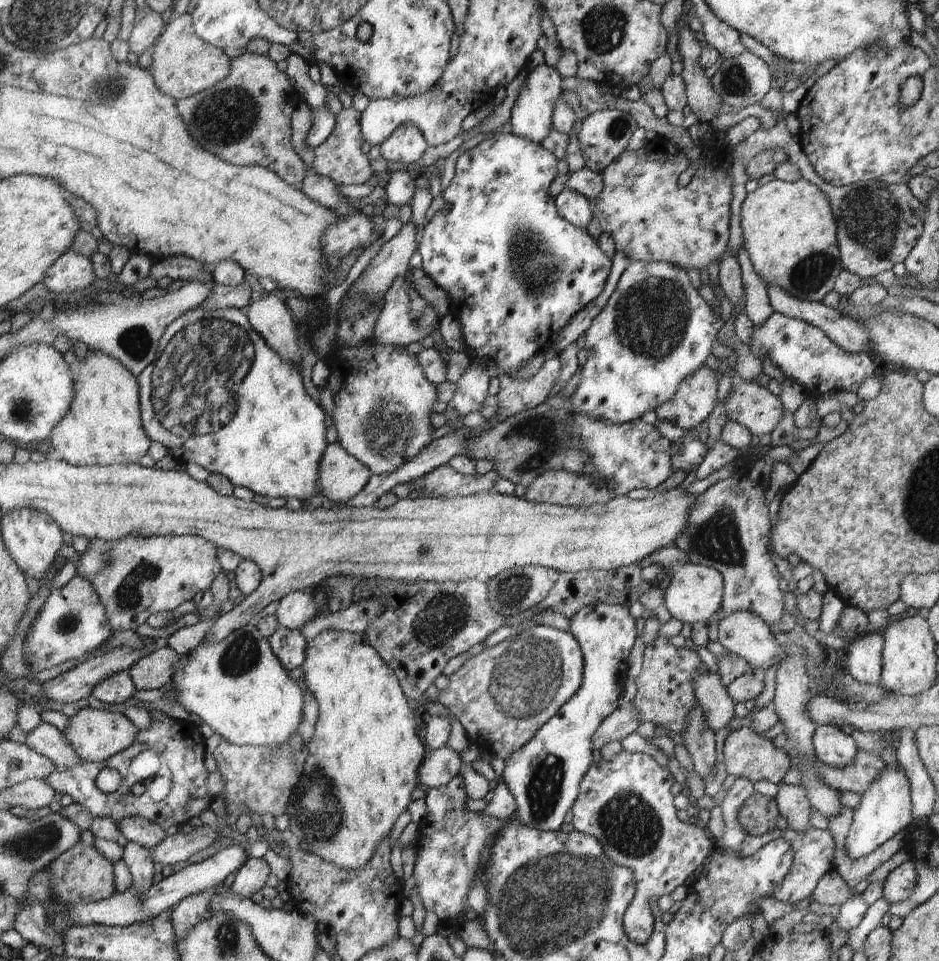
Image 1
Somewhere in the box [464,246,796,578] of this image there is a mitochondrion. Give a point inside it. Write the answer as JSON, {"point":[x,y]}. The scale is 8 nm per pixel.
{"point":[650,319]}

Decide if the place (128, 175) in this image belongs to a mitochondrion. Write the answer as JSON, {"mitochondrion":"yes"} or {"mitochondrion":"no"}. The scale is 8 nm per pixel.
{"mitochondrion":"no"}

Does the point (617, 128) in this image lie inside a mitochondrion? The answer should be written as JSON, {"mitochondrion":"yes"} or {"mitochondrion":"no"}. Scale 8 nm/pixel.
{"mitochondrion":"yes"}

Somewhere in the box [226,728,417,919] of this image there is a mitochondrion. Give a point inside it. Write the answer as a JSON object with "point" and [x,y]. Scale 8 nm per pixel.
{"point":[317,809]}

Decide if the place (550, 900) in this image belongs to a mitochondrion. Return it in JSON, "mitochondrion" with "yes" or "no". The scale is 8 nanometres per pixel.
{"mitochondrion":"yes"}

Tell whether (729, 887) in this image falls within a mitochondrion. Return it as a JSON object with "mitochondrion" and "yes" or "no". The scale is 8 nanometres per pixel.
{"mitochondrion":"yes"}

